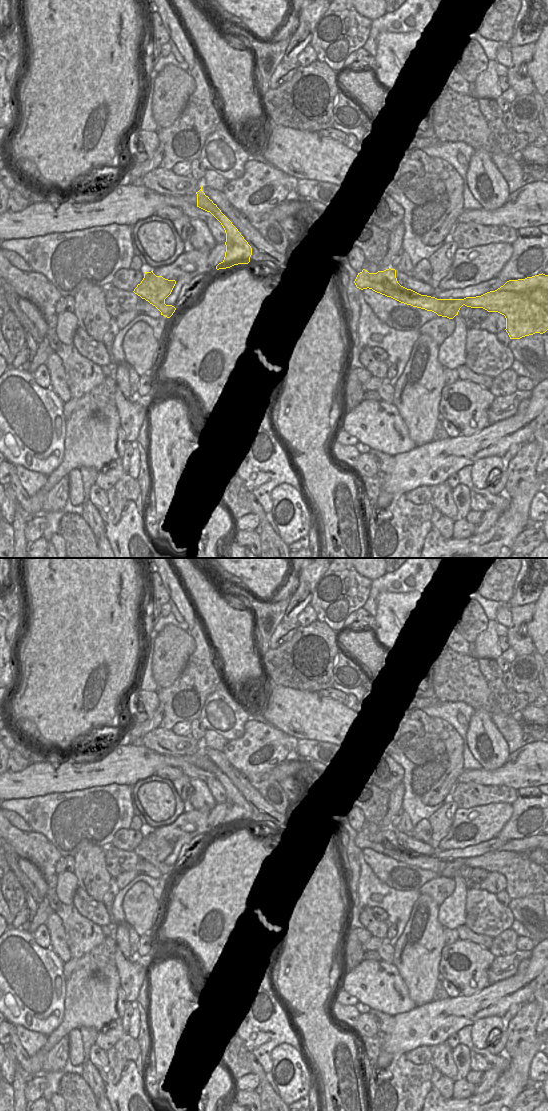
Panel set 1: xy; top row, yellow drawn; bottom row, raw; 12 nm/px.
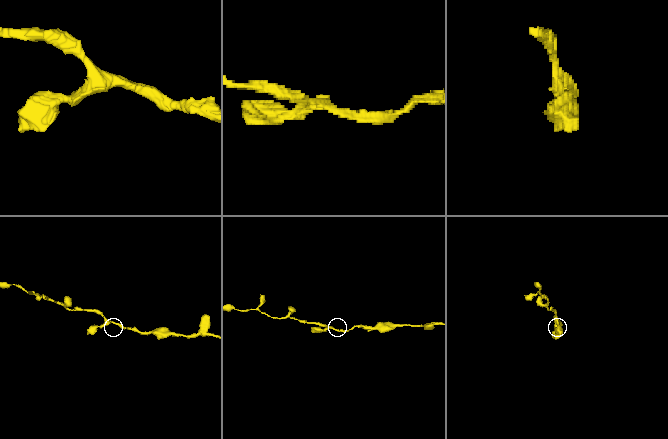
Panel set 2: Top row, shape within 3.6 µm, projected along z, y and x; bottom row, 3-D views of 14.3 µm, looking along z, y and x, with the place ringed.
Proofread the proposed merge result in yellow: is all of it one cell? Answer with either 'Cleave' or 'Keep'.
Keep.

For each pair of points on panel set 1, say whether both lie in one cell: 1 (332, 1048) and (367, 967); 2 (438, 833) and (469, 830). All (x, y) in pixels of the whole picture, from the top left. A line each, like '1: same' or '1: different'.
1: different
2: different

